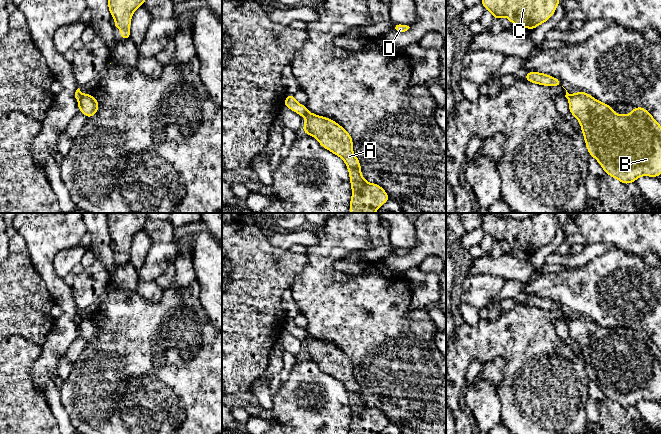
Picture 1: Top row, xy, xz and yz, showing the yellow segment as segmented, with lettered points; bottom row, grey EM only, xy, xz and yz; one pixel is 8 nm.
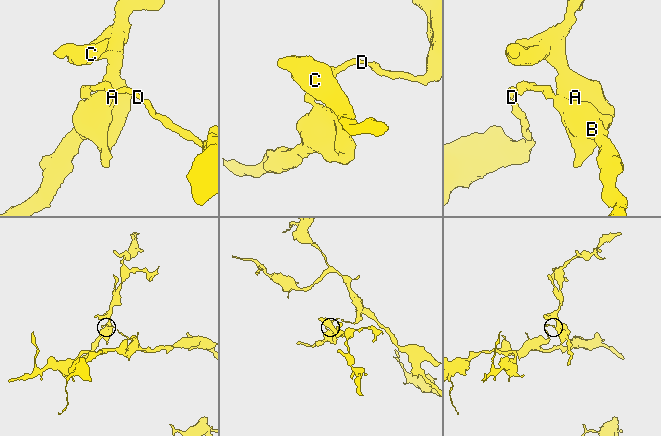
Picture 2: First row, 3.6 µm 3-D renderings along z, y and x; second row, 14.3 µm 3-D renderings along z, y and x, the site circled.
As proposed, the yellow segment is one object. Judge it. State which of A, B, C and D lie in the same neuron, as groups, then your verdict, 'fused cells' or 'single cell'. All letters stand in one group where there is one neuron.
groups A B C / D; fused cells

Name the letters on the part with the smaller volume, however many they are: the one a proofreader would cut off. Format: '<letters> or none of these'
A, B, C

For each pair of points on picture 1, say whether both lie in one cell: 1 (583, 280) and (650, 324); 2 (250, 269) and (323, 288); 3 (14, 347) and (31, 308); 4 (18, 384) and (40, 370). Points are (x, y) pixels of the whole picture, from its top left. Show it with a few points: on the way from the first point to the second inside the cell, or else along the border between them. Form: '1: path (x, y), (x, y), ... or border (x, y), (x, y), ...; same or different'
1: path (600, 290), (610, 290), (633, 313); same
2: border (307, 260), (304, 268), (295, 277), (289, 289); different
3: border (10, 336), (22, 336), (40, 346); different
4: border (40, 354), (31, 367), (31, 379), (44, 396); different

